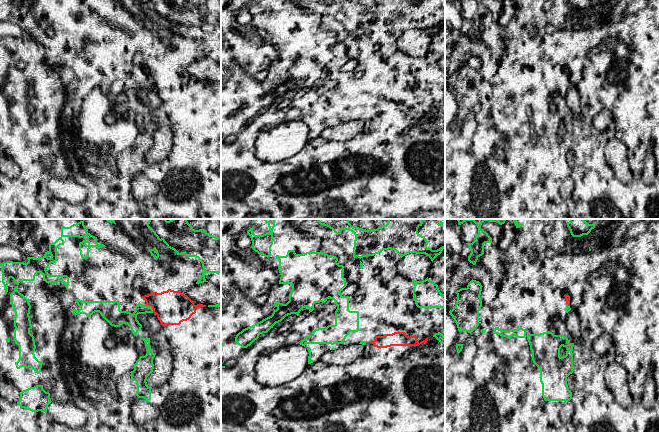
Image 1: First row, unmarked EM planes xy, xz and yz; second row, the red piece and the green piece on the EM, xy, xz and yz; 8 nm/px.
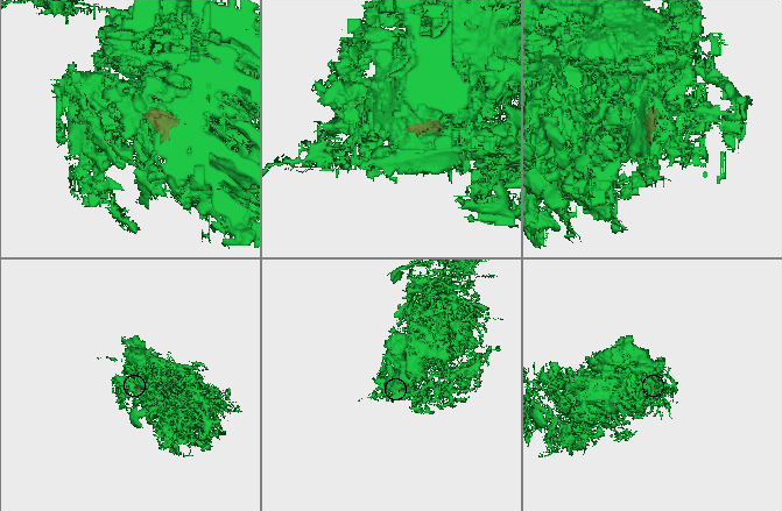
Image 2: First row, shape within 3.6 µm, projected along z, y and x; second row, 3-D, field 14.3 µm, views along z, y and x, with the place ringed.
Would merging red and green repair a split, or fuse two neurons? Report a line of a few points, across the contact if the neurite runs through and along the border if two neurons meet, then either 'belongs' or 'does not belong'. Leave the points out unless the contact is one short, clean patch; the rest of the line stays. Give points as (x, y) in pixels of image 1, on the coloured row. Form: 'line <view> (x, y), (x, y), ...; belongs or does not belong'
belongs

